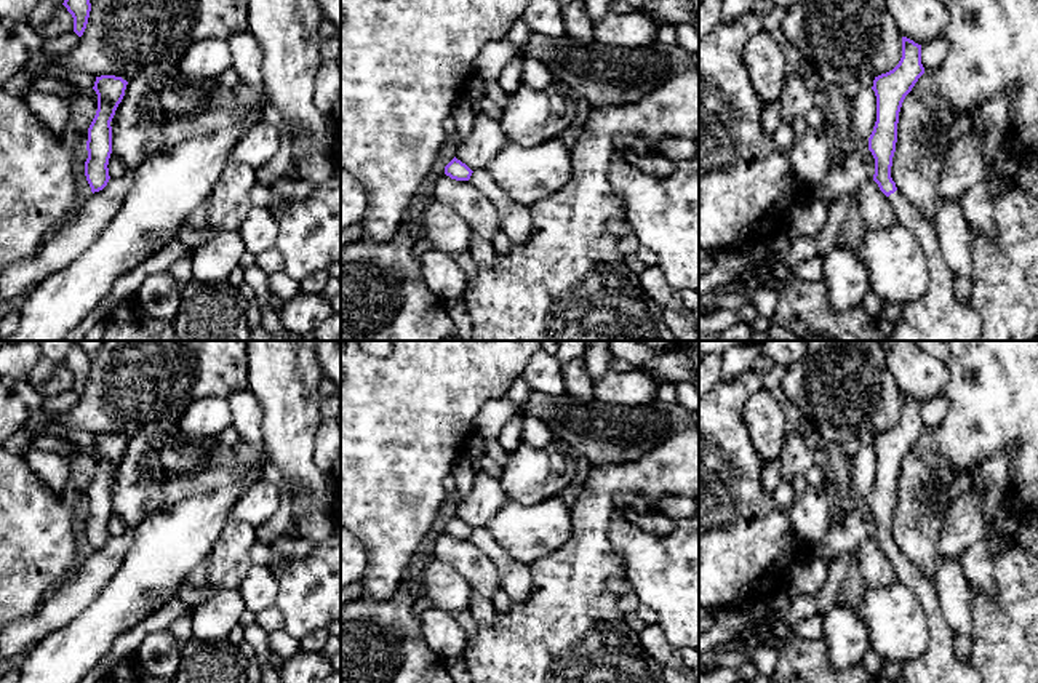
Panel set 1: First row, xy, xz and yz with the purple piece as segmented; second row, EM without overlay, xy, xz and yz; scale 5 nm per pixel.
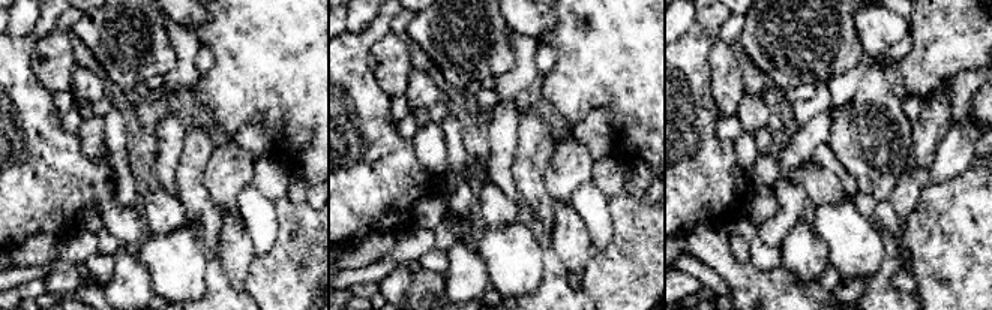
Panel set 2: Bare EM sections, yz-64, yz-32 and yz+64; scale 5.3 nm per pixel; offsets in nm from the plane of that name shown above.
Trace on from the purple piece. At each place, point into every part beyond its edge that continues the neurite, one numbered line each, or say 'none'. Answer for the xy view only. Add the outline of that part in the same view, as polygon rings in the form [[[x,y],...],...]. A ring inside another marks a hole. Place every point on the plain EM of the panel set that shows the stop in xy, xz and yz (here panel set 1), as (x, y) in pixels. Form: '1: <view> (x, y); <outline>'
none

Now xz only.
none

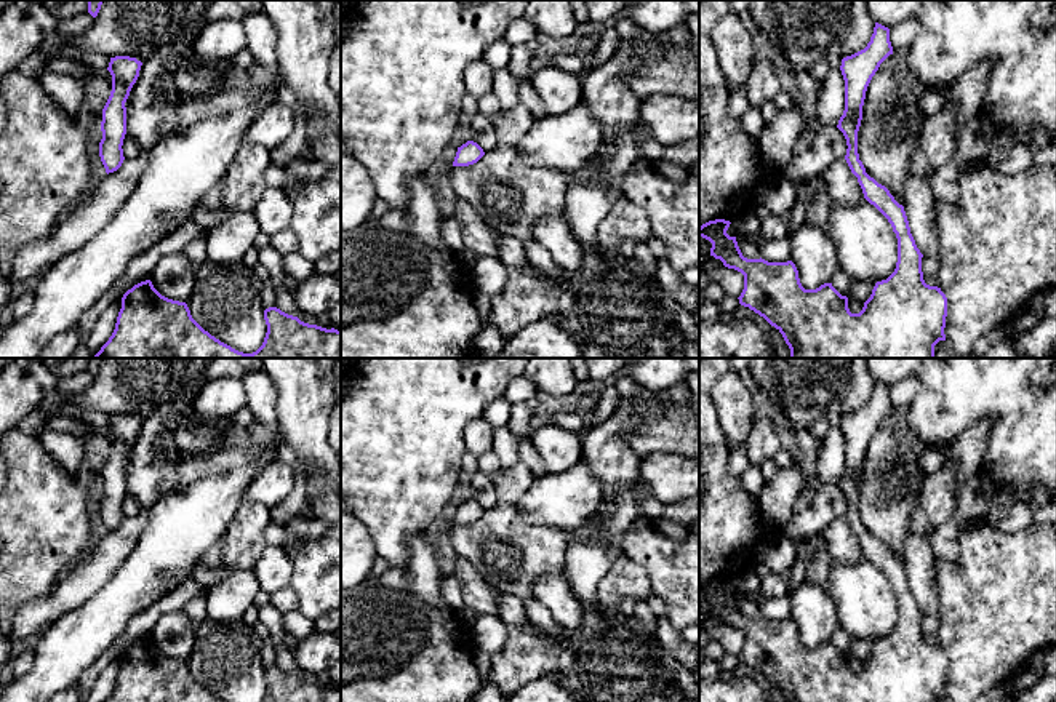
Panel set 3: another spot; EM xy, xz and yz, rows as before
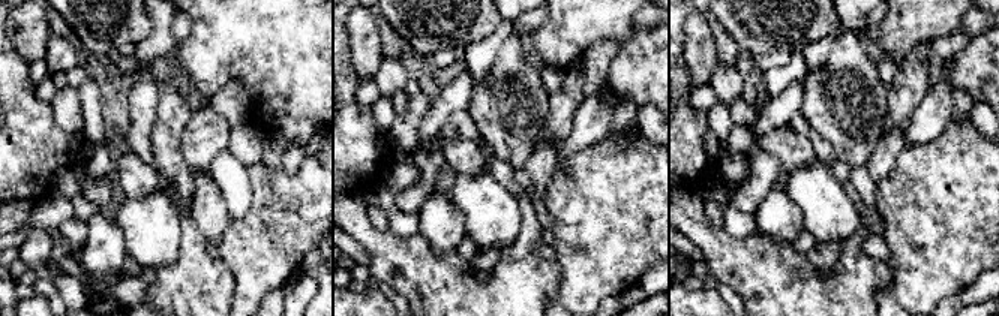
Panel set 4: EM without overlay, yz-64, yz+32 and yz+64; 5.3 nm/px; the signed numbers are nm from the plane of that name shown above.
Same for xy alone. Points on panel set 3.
none

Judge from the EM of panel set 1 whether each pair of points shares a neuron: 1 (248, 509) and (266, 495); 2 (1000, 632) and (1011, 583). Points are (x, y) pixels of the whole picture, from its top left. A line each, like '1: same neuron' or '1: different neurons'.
1: same neuron
2: same neuron

